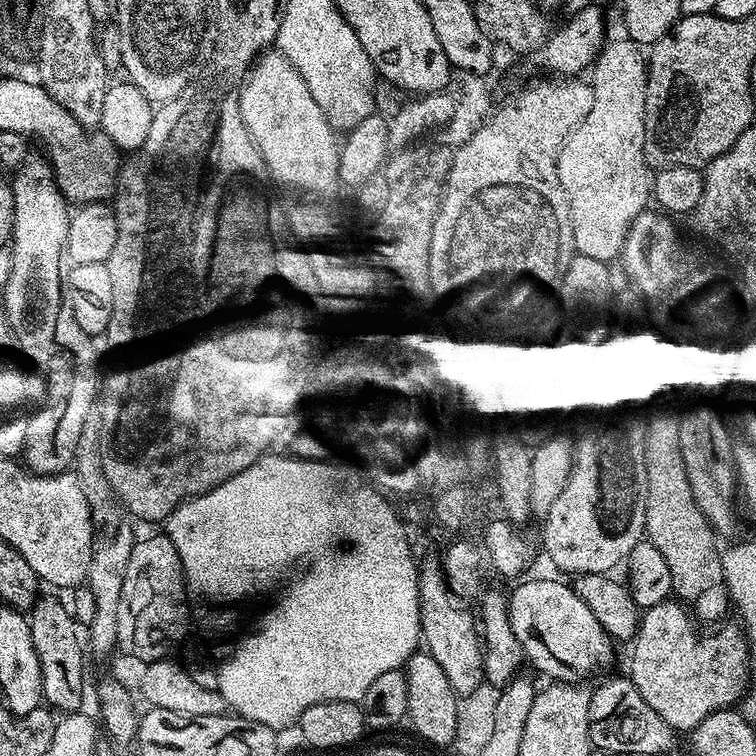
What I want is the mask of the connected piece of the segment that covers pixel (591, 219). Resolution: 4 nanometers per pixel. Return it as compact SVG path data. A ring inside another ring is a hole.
M627 38L609 39L591 65L591 72L594 106L590 106L590 114L586 114L581 124L565 138L562 150L556 155L556 165L562 190L568 199L573 249L581 256L612 262L612 259L615 261L621 255L627 232L650 204L650 169L644 161L644 107L648 66L641 45Z

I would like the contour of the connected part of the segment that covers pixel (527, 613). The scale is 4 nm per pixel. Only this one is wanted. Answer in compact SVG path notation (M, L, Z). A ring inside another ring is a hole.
M528 580L517 586L508 596L508 614L510 626L514 626L514 638L524 651L525 661L533 664L538 671L552 682L574 684L583 681L583 676L591 674L595 668L604 668L612 660L614 641L608 631L594 618L590 606L578 598L575 587L571 583L563 584L560 580Z

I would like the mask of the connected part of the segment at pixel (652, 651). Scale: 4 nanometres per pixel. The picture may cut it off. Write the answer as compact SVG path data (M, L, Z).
M669 598L658 606L643 609L640 626L631 645L630 679L647 705L680 734L691 733L711 712L739 705L754 672L753 664L748 661L748 637L739 623L724 622L713 627L716 629L712 632L711 648L696 633L692 622L689 609Z

